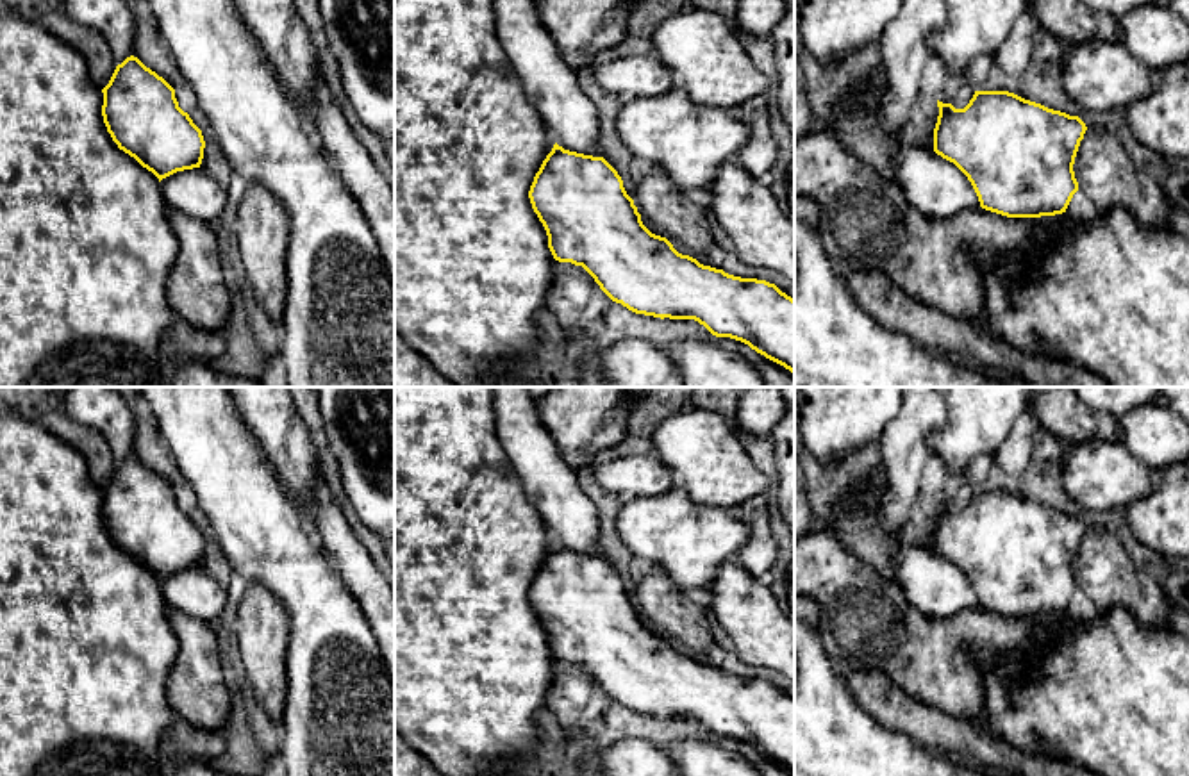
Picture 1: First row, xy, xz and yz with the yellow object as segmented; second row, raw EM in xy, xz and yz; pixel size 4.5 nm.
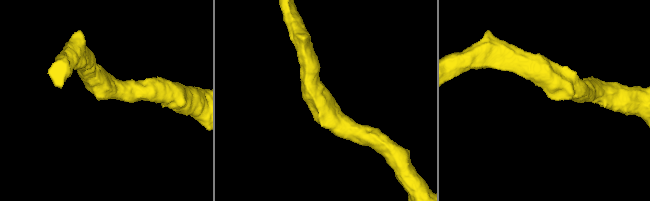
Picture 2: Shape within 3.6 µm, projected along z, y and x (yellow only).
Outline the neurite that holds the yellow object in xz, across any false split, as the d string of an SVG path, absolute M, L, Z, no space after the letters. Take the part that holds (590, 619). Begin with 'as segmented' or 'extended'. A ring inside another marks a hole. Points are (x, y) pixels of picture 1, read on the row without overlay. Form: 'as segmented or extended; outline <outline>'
extended; outline M495 387L496 435L555 544L528 590L555 660L582 665L616 703L636 714L694 719L716 737L748 744L794 774L794 699L775 683L741 678L678 653L641 621L618 571L603 558L596 505L562 458L527 387Z

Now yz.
extended; outline M975 491L964 508L937 499L934 548L900 546L893 555L896 585L928 617L952 617L982 607L1007 617L1066 612L1078 590L1073 564L1087 530L1078 516L1048 508L1009 491Z

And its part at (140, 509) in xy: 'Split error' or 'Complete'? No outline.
Split error

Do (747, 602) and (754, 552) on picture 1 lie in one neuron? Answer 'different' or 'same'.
same

